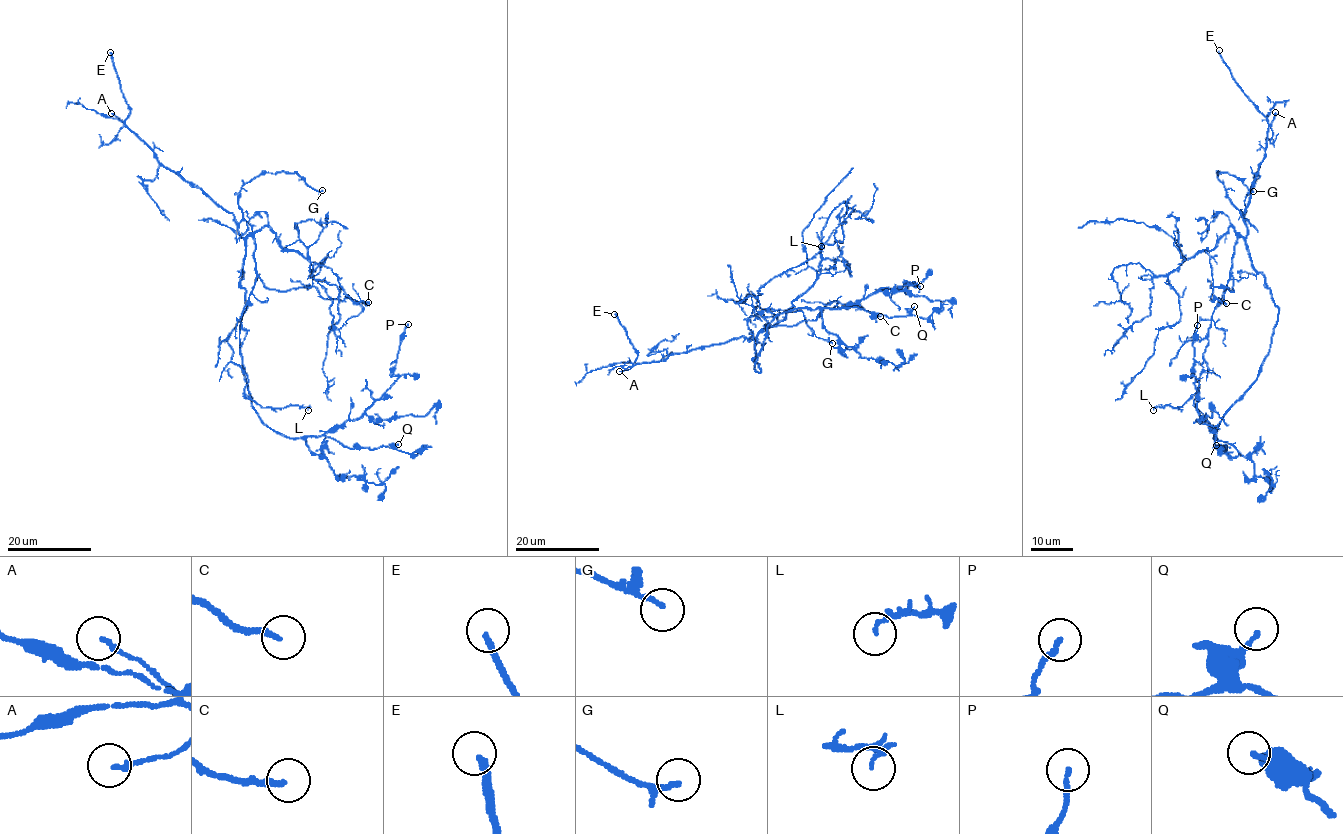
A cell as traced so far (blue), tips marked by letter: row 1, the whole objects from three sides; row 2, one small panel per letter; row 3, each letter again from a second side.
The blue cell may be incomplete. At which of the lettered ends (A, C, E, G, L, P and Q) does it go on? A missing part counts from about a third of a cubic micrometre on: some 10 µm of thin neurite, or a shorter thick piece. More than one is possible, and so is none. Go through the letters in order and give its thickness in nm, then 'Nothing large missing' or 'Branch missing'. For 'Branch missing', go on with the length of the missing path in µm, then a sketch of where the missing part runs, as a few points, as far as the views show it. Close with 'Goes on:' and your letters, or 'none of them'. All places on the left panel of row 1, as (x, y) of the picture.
A: Thickness 170 nm. Nothing large missing
C: Thickness 200 nm. Nothing large missing
E: Thickness 220 nm. Branch missing. Missing length about 90 µm
G: Thickness 180 nm. Nothing large missing
L: Thickness 140 nm. Nothing large missing
P: Thickness 170 nm. Nothing large missing
Q: Thickness 170 nm. Nothing large missing
Goes on: E

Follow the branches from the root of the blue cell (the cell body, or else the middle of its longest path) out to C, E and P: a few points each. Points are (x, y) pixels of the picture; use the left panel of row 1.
C: (245, 298), (240, 278), (245, 239), (251, 236), (256, 274), (267, 288), (314, 287), (324, 298), (368, 302)
E: (245, 298), (240, 285), (245, 243), (234, 215), (164, 167), (125, 124), (130, 106), (110, 52)
P: (245, 298), (239, 354), (251, 406), (288, 438), (332, 432), (378, 400), (398, 378), (394, 367), (408, 324)

